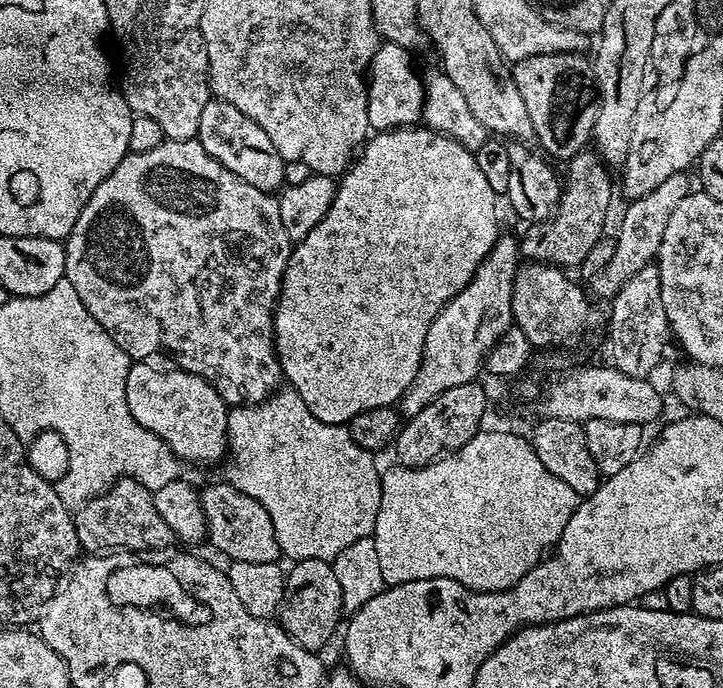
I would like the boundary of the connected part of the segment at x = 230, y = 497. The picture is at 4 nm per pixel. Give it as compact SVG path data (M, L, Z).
M227 482L212 484L200 492L200 501L204 507L204 523L206 525L207 543L212 543L229 561L238 562L270 562L277 563L282 553L278 538L274 532L274 522L266 512L266 506L250 494L242 494Z

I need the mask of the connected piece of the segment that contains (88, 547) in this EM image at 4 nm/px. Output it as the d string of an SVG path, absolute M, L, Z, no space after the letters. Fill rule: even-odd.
M117 480L101 496L86 501L75 513L74 519L80 547L90 554L100 554L105 550L127 550L133 554L144 554L147 548L164 548L174 540L170 526L162 522L154 506L152 493L137 480Z

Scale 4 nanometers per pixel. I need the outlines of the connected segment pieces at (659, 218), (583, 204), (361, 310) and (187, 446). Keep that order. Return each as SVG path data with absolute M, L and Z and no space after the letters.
M688 172L670 174L670 178L666 178L666 182L662 182L662 186L657 186L654 190L650 190L650 194L631 201L627 205L628 209L625 210L624 217L620 220L620 229L614 232L616 241L614 258L604 267L603 272L591 277L590 284L596 295L612 298L624 283L630 282L630 278L637 274L638 270L642 270L656 257L659 257L662 234L666 234L670 214L674 214L678 202L682 202L682 198L686 198L690 194L688 178L690 178Z
M585 150L567 161L568 173L563 173L560 200L547 222L536 222L523 237L519 237L521 257L529 261L553 264L563 270L579 269L580 263L590 254L594 242L605 235L604 223L608 220L608 207L612 204L612 176L595 151Z
M426 126L376 132L359 149L348 171L339 177L336 197L326 212L326 218L322 218L322 222L318 222L318 226L314 226L314 230L310 230L310 234L306 234L306 238L302 238L293 247L272 318L272 337L276 339L276 356L280 359L283 379L292 383L289 384L291 391L299 394L302 402L306 402L314 418L327 424L347 425L363 411L395 405L403 397L410 382L414 382L418 374L418 366L422 362L422 346L426 342L426 330L430 330L430 322L434 322L450 298L454 298L472 281L478 266L496 244L496 200L498 193L490 190L490 182L486 182L482 170L478 170L475 155L448 136L431 132Z
M152 362L133 363L132 369L126 374L126 406L130 406L130 414L134 414L136 421L158 434L158 438L169 444L181 461L212 460L215 453L224 450L228 442L229 405L224 403L218 390L214 390L210 382L195 376L193 372L175 371L163 372L162 369L155 368Z

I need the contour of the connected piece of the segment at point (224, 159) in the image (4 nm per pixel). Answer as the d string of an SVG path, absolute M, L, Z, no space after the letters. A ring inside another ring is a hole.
M209 99L206 110L202 110L202 118L198 122L198 139L201 146L219 164L226 166L242 182L250 182L250 186L258 186L258 190L275 193L285 187L284 165L286 161L274 150L274 142L266 135L266 130L258 126L246 116L238 106L230 106L230 102Z

